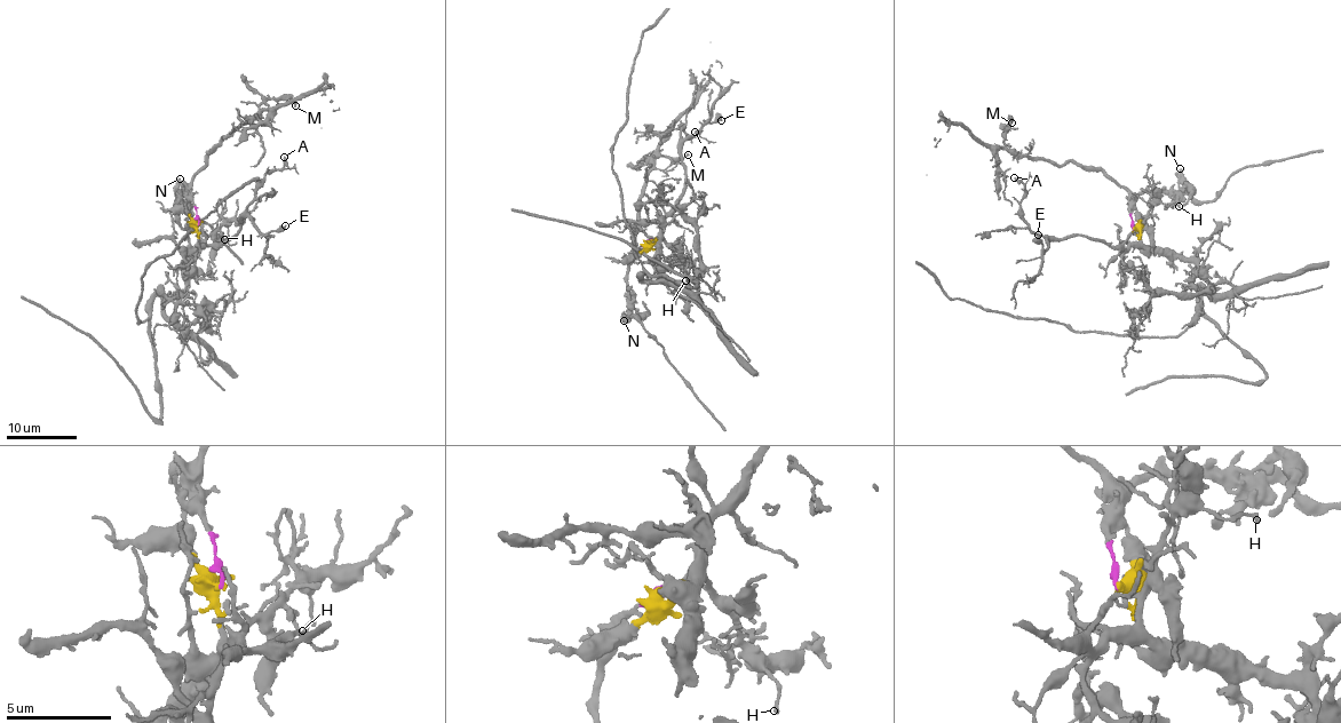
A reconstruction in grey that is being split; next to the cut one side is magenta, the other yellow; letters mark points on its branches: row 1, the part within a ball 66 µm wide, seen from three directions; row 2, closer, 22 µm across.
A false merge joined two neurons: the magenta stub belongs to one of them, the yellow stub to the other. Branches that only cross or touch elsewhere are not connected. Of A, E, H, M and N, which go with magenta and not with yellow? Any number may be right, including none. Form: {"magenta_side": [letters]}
{"magenta_side": ["M", "N"]}

